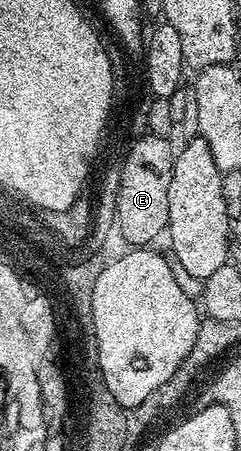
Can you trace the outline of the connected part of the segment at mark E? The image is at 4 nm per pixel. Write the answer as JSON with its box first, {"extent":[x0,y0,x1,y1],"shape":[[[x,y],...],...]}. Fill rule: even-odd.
{"extent":[116,133,175,245],"shape":[[[145,133],[134,140],[129,151],[121,160],[122,171],[119,177],[116,230],[128,239],[146,239],[150,245],[166,234],[169,226],[169,206],[167,193],[171,189],[171,173],[175,147],[164,135]]]}

